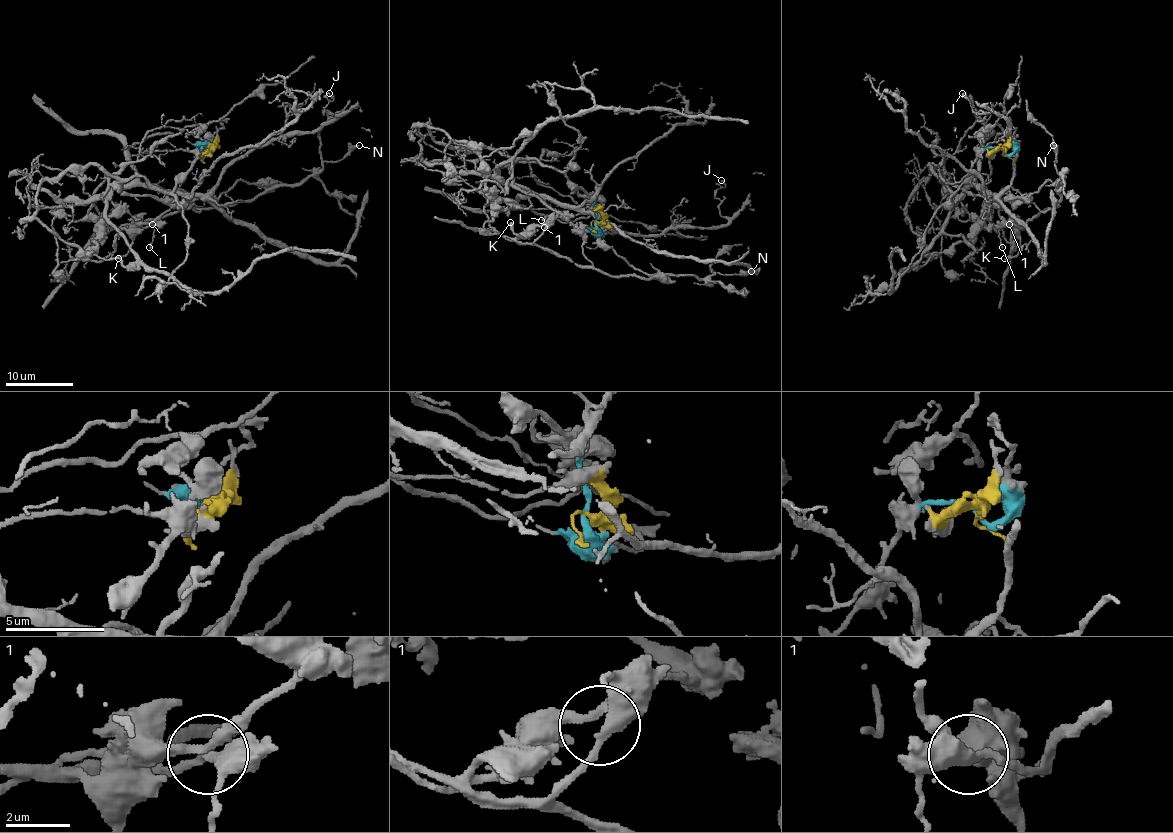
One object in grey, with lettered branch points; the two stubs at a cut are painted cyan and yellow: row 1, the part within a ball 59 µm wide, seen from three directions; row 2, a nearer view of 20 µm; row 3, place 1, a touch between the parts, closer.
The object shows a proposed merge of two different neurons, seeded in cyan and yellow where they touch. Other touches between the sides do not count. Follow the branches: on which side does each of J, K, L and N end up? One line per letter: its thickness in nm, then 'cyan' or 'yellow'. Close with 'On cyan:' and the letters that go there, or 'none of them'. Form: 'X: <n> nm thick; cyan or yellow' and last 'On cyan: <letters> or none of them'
J: 170 nm thick; cyan
K: 340 nm thick; yellow
L: 160 nm thick; yellow
N: 320 nm thick; yellow
On cyan: J

